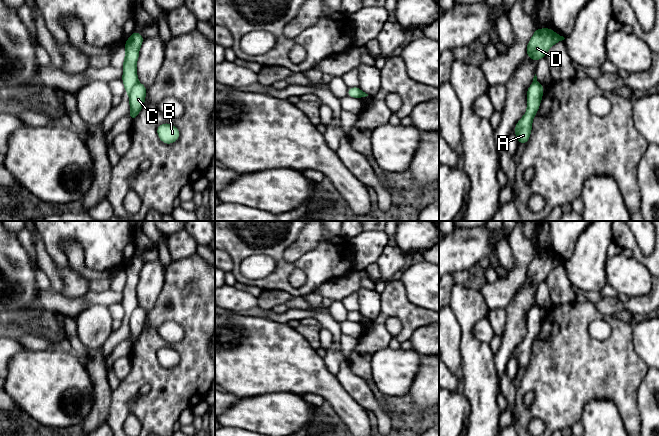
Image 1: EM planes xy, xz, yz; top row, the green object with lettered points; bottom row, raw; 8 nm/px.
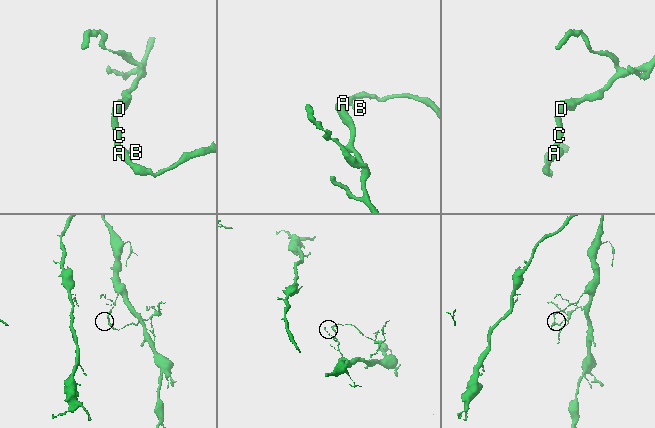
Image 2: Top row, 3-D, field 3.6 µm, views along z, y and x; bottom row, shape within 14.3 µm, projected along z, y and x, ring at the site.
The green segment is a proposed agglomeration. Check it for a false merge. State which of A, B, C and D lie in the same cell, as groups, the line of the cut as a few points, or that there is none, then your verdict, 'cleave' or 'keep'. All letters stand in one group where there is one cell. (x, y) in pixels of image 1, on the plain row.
A B C / D; cut in xy along (137, 306), (128, 317); cleave

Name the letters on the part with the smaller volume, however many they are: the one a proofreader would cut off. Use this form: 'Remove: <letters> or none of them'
Remove: A, B, C

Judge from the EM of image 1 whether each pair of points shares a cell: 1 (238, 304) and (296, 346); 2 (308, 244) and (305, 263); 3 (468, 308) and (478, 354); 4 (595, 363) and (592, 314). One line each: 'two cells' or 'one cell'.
1: two cells
2: two cells
3: one cell
4: one cell

